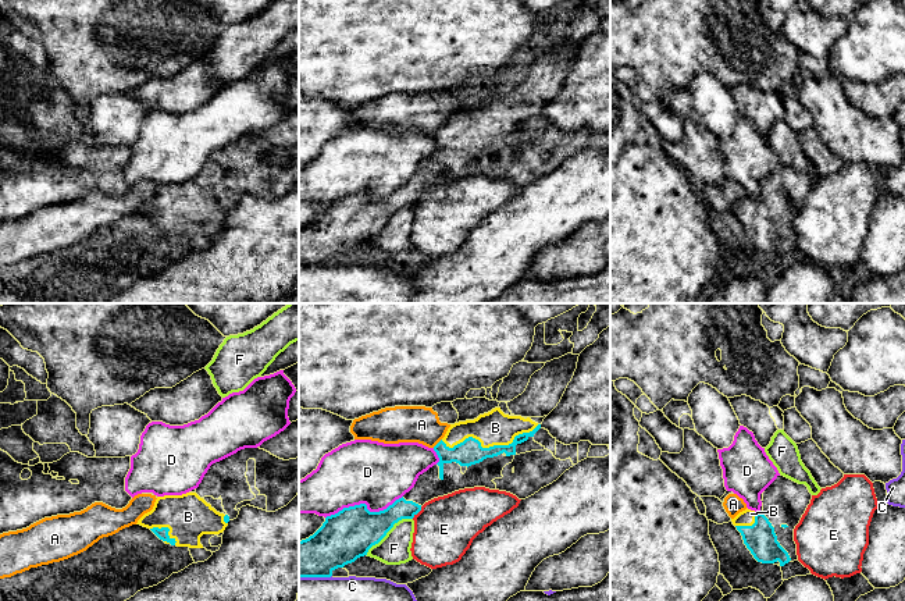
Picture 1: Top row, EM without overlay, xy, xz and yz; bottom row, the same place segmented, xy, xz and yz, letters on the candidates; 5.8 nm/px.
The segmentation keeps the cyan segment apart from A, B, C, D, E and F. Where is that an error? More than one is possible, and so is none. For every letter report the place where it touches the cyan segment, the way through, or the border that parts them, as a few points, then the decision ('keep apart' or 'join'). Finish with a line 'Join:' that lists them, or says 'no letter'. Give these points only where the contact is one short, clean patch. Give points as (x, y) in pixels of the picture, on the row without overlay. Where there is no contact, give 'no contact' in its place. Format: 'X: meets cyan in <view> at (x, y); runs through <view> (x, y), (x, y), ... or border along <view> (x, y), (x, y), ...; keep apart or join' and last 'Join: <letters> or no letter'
A: meets cyan in xz at (438, 131); border along xz (441, 127), (433, 135); keep apart
B: meets cyan in xz at (490, 135); join
C: meets cyan in xz at (314, 265); keep apart
D: meets cyan in xz at (364, 192); keep apart
E: meets cyan in xz at (417, 201); keep apart
F: meets cyan in xz at (388, 219); keep apart
Join: B

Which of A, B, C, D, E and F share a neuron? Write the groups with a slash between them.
A / B / C / D / E / F

